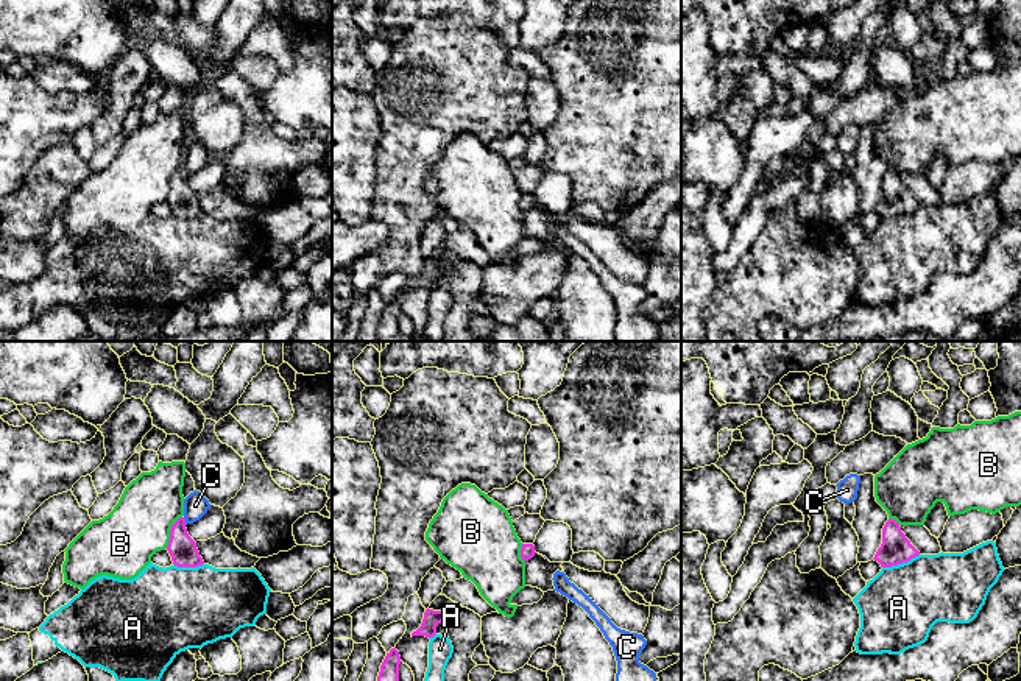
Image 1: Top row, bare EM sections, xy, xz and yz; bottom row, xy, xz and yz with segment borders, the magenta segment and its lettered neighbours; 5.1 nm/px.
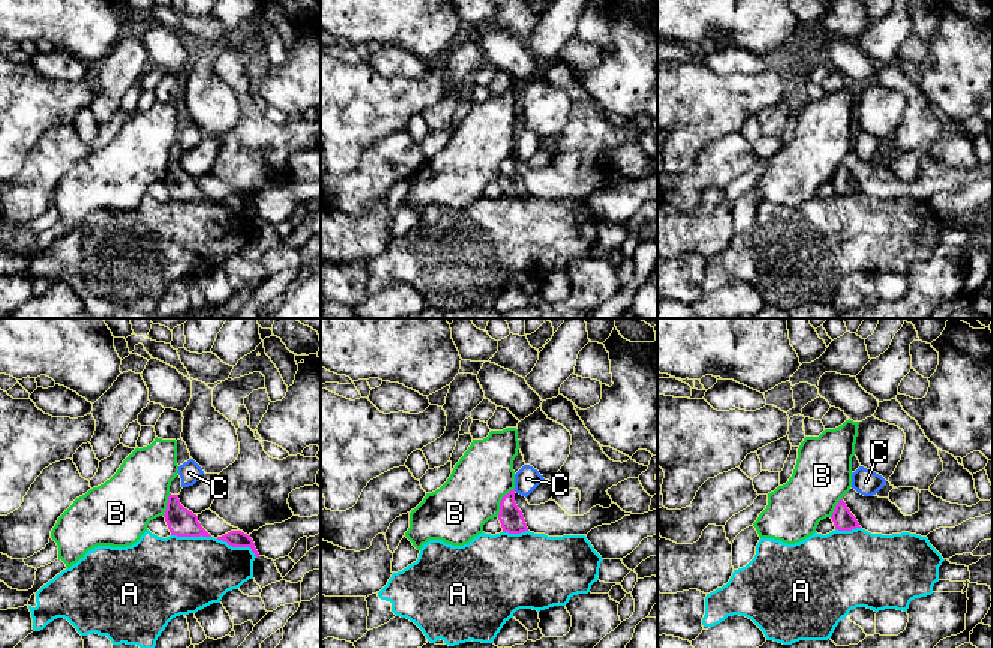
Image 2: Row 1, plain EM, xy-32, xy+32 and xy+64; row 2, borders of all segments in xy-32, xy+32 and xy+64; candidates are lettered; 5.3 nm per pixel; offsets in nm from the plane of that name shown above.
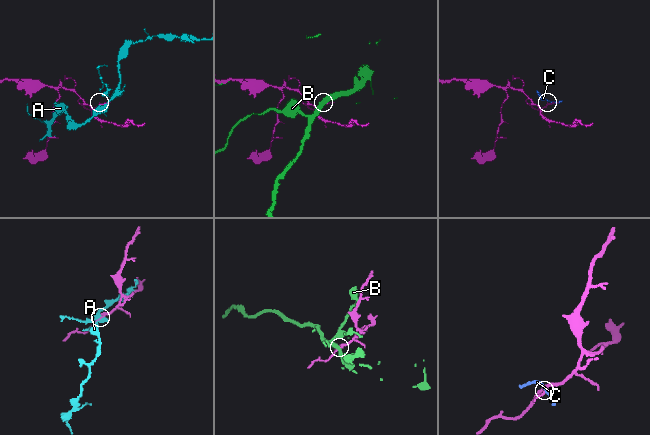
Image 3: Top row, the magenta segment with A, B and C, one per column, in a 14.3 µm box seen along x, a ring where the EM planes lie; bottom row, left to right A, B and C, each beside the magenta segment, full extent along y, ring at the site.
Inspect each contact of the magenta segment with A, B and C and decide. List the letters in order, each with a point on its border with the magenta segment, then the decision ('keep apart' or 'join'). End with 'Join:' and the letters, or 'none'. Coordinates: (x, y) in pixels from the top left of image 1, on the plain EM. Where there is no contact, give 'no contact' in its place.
A: yz (900, 214) | keep apart
B: xy (170, 183) | keep apart
C: xy (184, 172) | keep apart
Join: none

